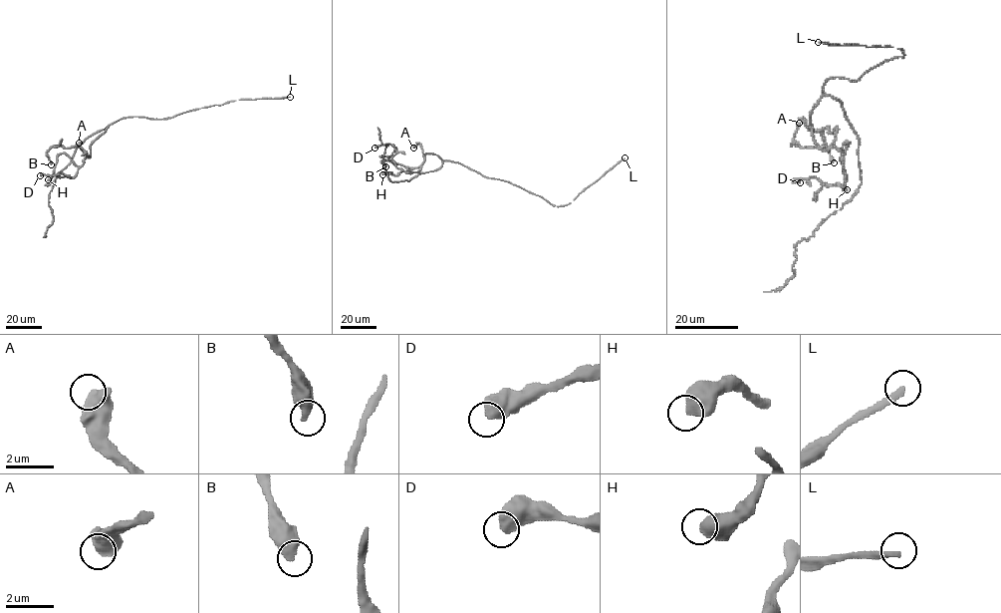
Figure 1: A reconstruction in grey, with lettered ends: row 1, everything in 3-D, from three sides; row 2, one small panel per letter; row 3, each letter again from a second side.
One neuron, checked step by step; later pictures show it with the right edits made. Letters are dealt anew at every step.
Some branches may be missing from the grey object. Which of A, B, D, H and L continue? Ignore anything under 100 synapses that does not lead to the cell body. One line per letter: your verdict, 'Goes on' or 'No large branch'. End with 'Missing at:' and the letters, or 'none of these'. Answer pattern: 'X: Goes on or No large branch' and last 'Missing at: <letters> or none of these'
A: No large branch
B: No large branch
D: No large branch
H: No large branch
L: Goes on
Missing at: L

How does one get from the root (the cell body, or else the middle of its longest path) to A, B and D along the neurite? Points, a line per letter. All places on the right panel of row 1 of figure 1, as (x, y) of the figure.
A: (829, 79), (811, 115), (816, 146), (803, 148), (793, 139), (799, 123)
B: (829, 79), (813, 108), (811, 124), (813, 140), (822, 149), (833, 143), (836, 130), (822, 132), (834, 162)
D: (829, 79), (811, 115), (813, 140), (841, 153), (845, 182), (800, 182)

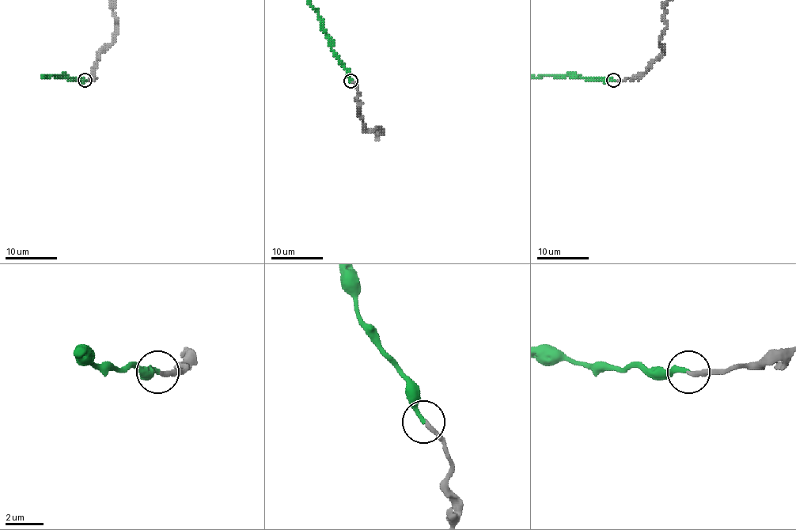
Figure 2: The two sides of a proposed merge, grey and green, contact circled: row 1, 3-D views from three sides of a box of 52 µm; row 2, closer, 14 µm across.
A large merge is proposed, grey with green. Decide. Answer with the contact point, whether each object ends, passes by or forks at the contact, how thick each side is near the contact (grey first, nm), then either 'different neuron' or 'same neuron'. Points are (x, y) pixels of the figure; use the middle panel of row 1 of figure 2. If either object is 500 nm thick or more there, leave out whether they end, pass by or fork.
at (350, 81); grey ends there; green ends there; 240 nm thick on the grey side, 240 nm on the other; same neuron

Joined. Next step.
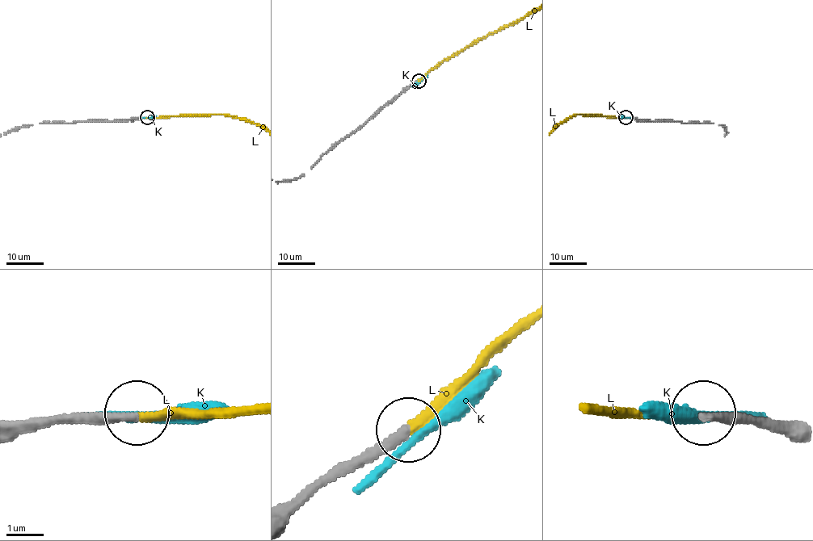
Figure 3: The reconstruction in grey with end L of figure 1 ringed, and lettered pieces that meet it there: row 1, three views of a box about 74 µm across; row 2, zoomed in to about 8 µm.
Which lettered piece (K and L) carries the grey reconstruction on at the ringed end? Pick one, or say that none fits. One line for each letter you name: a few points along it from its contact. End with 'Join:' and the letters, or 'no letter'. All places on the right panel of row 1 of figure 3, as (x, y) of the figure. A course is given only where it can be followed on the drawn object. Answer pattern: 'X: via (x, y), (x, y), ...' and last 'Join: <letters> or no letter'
Join: L

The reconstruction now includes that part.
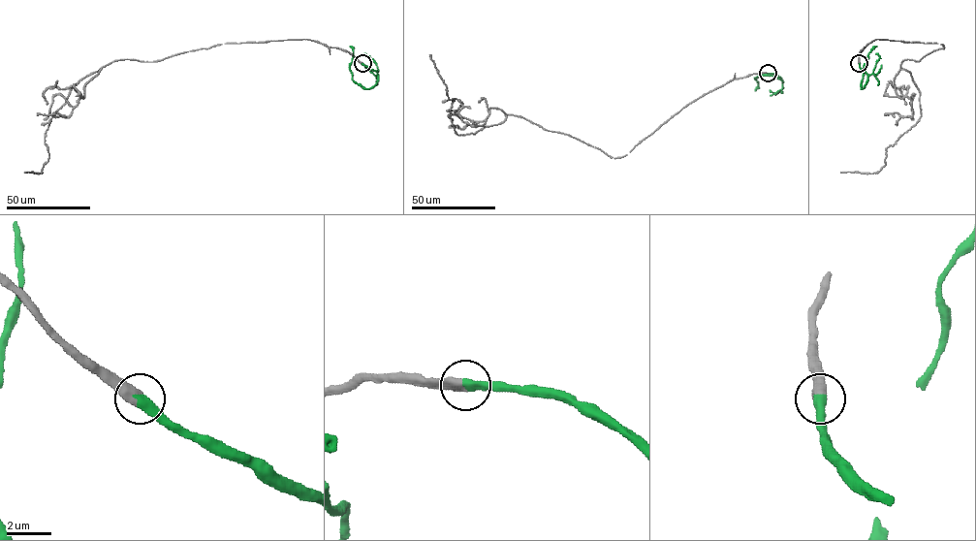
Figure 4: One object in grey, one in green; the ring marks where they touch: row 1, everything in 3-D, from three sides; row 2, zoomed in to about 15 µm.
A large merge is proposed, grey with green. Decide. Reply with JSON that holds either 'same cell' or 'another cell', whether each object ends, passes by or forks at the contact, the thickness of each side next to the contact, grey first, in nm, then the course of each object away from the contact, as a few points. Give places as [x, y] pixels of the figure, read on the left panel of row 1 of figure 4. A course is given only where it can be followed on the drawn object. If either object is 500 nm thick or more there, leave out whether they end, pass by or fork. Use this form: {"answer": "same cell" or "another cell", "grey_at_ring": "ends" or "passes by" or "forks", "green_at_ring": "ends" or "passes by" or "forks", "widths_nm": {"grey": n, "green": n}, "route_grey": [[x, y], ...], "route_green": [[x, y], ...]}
{"answer": "same cell", "widths_nm": {"grey": 550, "green": 480}, "route_grey": [[362, 63], [307, 39], [110, 62], [73, 86], [45, 133], [48, 160], [41, 173], [25, 172]], "route_green": [[362, 63], [378, 75], [378, 82], [369, 88], [363, 88], [353, 79], [350, 64], [353, 49], [350, 46]]}

